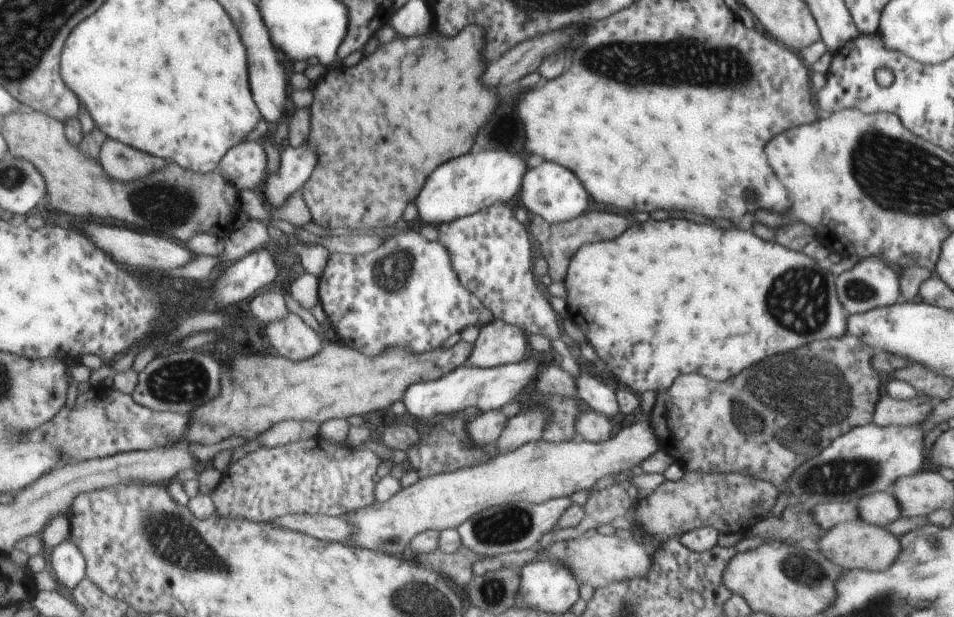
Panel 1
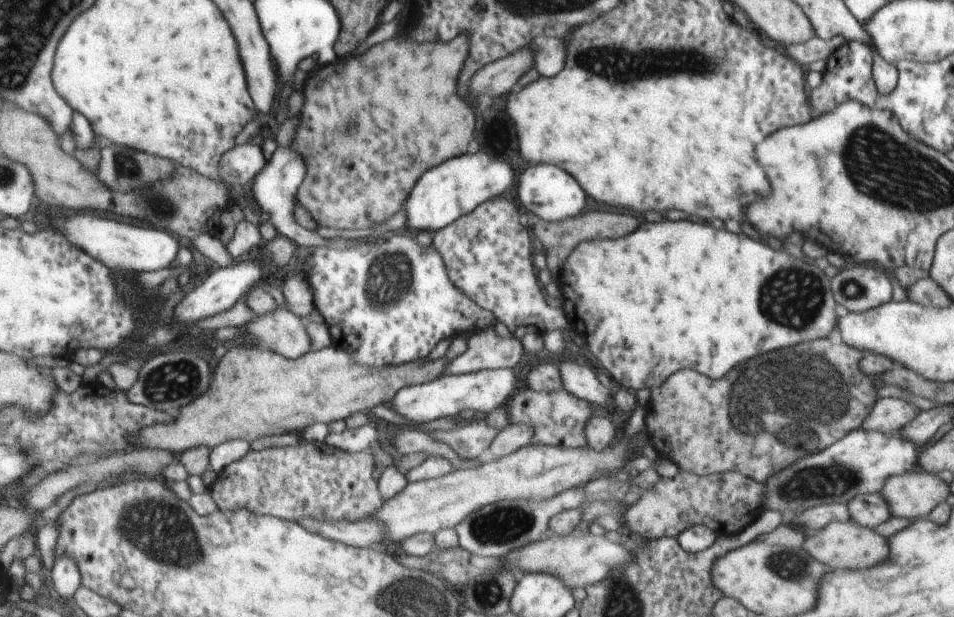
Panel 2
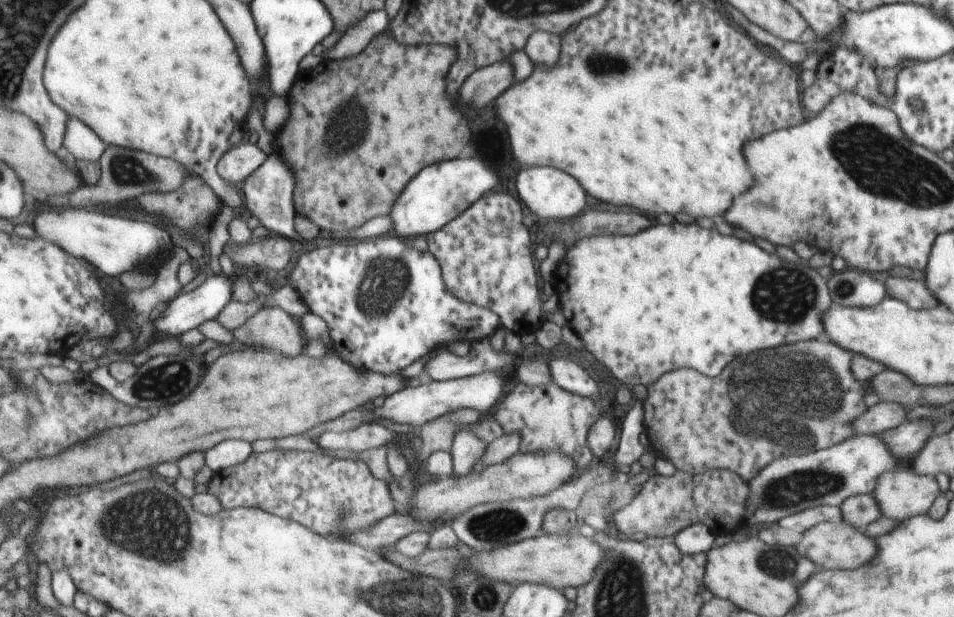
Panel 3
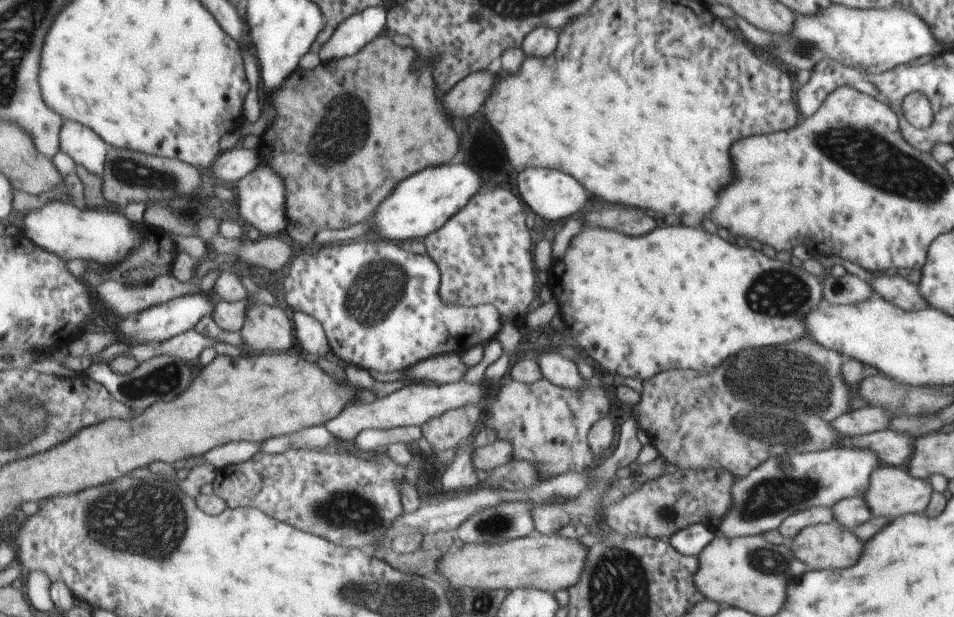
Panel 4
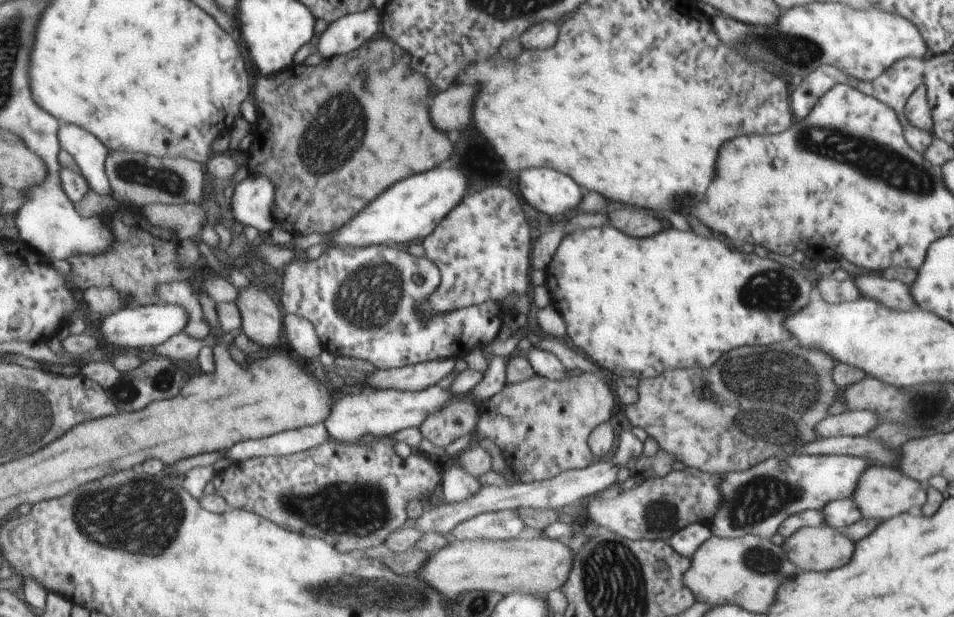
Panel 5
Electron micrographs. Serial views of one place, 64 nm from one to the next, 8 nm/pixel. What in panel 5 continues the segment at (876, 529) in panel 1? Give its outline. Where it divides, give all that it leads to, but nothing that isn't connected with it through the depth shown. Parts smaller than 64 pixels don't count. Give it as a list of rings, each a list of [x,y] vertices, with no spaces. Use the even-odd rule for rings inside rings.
[[[824,523],[804,527],[782,544],[788,560],[800,570],[832,570],[846,566],[854,554],[854,542]]]

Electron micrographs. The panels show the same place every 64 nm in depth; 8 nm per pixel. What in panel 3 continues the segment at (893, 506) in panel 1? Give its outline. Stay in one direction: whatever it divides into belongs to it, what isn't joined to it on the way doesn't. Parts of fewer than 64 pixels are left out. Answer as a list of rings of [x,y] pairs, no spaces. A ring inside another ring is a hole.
[[[871,494],[853,496],[844,500],[839,507],[842,512],[842,521],[859,530],[863,530],[874,520],[882,517],[878,502],[872,498]]]

